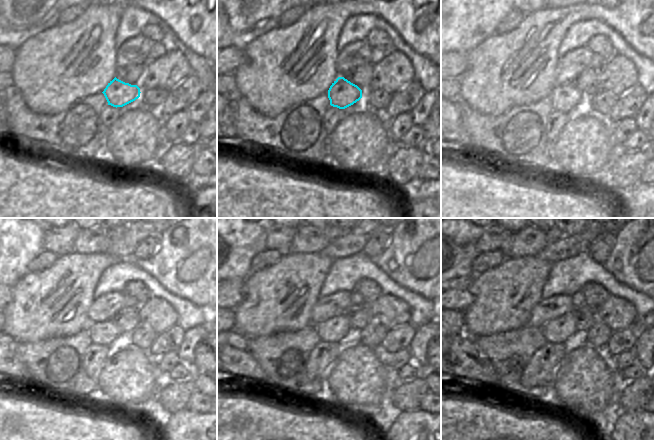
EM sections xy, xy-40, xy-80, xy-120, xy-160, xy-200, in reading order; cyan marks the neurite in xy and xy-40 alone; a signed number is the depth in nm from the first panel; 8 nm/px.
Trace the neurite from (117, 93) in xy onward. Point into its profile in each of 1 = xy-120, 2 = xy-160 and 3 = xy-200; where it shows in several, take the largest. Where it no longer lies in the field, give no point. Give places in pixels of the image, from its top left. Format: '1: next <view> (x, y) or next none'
1: next xy-120 (103, 333)
2: next xy-160 (337, 329)
3: next xy-200 (561, 329)

